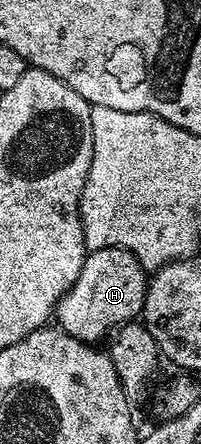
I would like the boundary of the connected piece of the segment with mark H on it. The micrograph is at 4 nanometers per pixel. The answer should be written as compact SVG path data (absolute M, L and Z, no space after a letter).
M107 247L88 251L78 281L74 281L72 288L58 301L55 322L70 337L84 343L99 344L104 334L107 336L124 323L133 322L143 312L148 280L144 266L136 260L134 253L126 249Z

